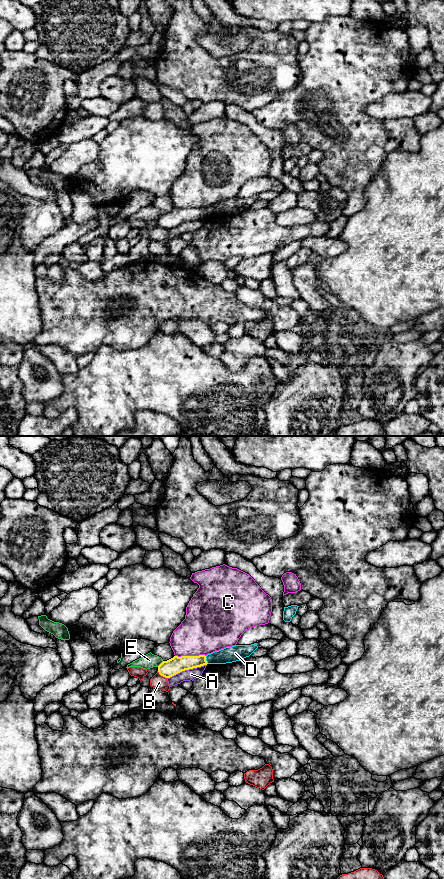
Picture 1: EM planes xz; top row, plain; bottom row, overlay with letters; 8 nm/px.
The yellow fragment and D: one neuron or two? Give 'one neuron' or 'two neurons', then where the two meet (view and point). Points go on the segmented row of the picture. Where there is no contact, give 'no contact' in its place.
one neuron | xz (205, 660)

